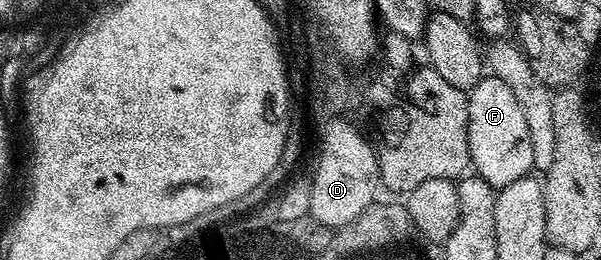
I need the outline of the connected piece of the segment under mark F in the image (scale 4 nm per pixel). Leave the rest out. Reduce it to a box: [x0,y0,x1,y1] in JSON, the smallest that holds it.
[469,74,534,189]

